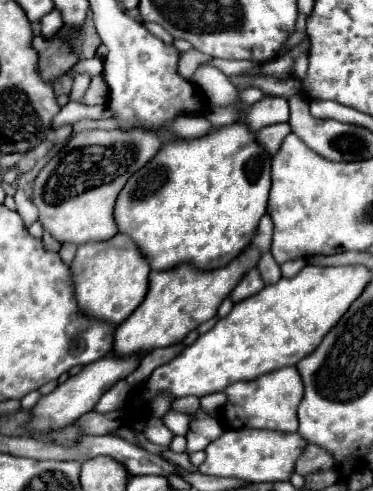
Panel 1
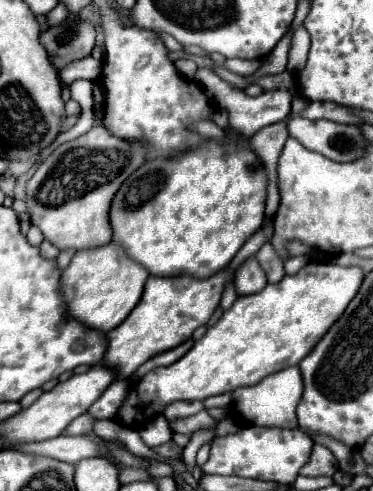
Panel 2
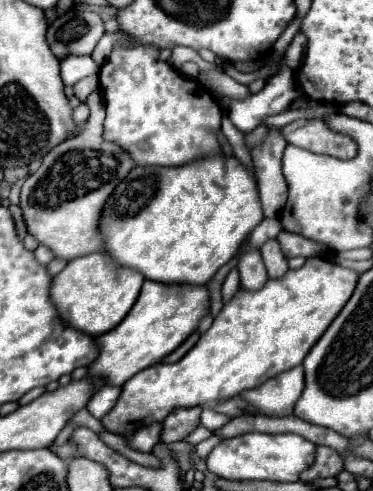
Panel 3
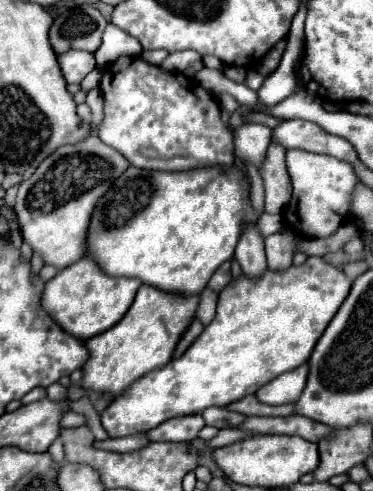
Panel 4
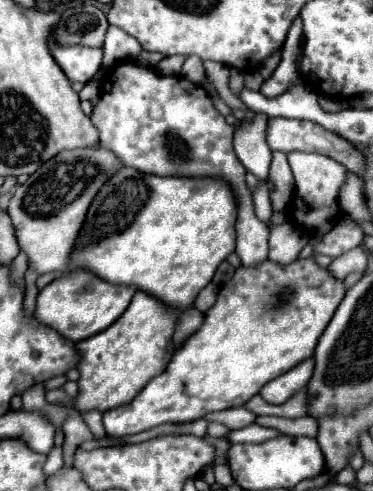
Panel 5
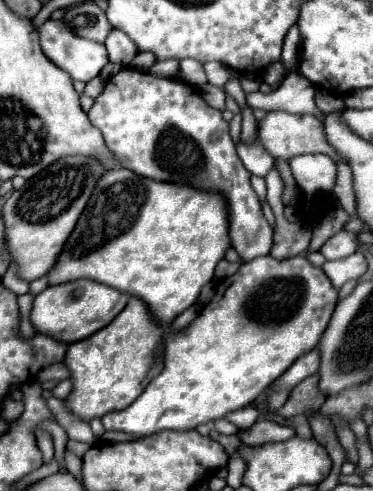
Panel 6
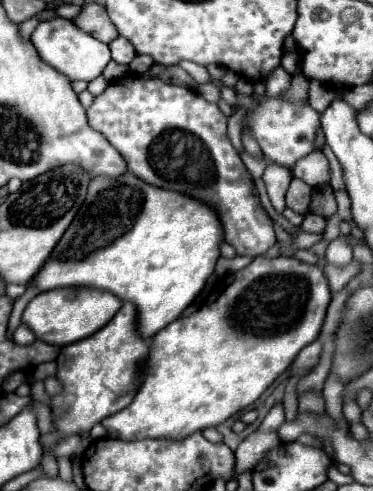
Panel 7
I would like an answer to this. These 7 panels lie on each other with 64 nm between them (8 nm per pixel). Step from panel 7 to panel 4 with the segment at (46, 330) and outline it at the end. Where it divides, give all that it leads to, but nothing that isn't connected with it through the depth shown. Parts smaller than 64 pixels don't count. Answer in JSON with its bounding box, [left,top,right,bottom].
[42,258,140,340]

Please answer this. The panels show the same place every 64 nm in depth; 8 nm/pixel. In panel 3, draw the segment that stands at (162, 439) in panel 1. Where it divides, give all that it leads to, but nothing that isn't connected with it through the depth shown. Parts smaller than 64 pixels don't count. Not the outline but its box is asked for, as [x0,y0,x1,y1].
[130,422,162,452]

